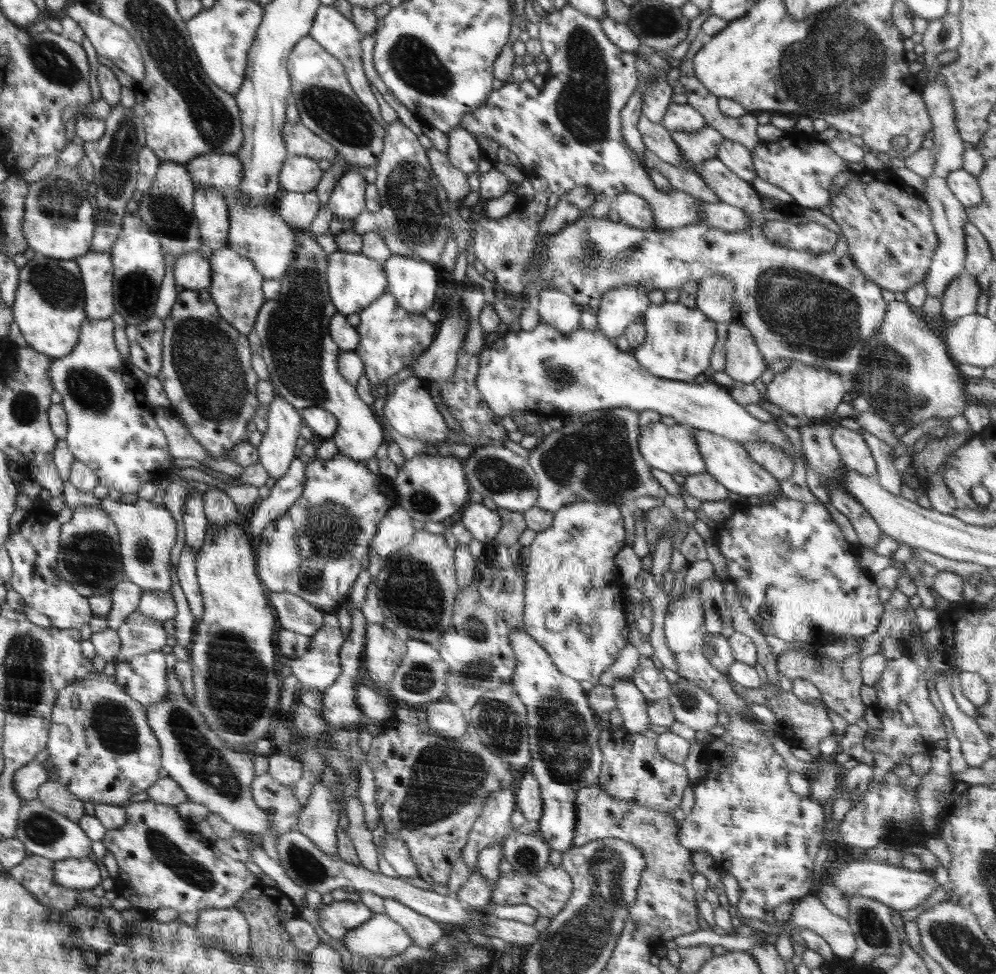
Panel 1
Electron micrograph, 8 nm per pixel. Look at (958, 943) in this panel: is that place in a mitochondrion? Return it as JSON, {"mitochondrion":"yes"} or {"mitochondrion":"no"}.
{"mitochondrion":"yes"}

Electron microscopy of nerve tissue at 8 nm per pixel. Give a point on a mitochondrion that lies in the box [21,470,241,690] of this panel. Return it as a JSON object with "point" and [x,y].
{"point":[89,559]}

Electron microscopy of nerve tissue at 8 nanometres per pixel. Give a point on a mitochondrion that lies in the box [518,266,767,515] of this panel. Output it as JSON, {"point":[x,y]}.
{"point":[596,459]}

